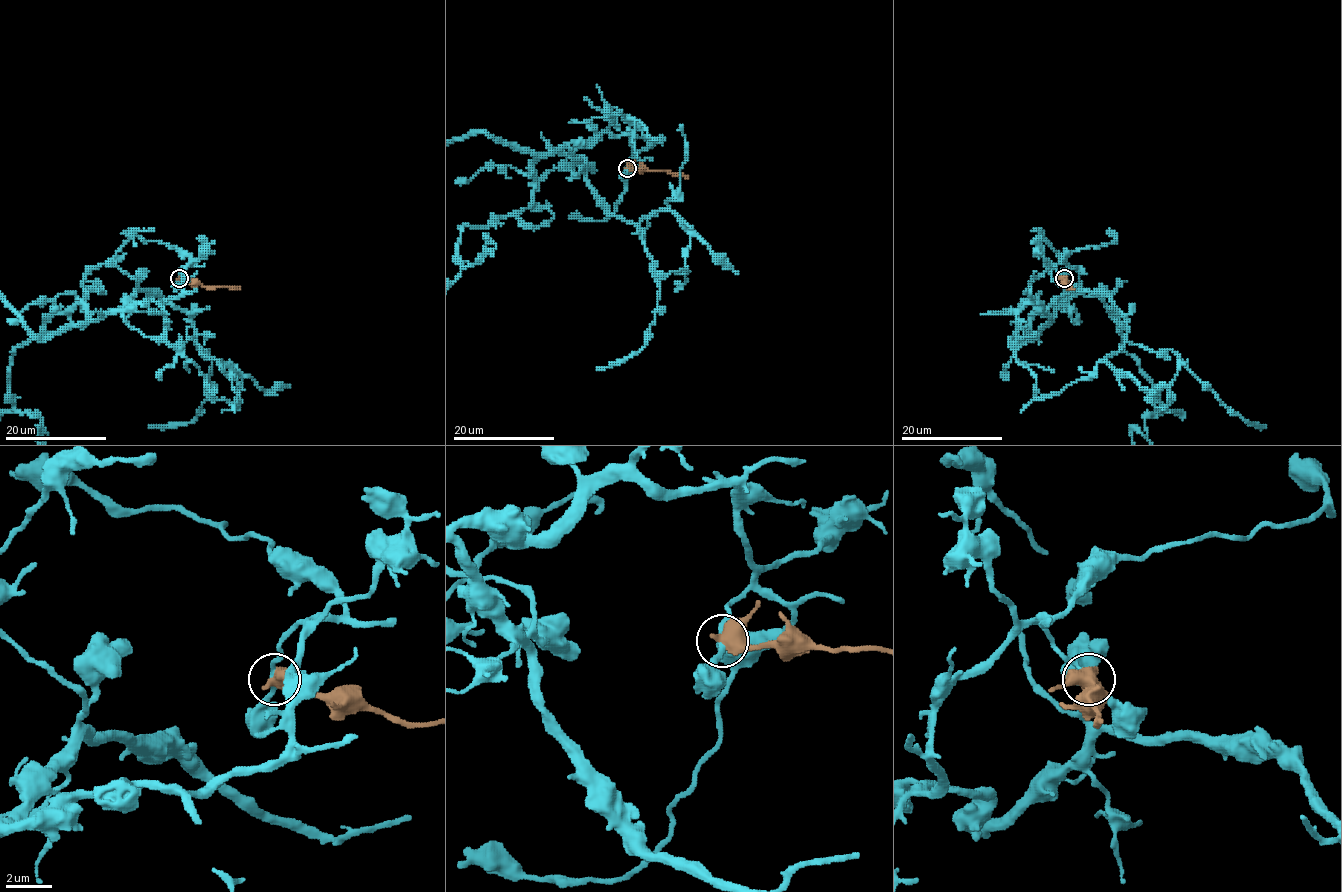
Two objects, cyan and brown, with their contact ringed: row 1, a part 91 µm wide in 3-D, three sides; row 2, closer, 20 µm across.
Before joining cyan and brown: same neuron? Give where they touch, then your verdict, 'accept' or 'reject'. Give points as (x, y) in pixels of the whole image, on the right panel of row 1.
(1064, 278) | reject

